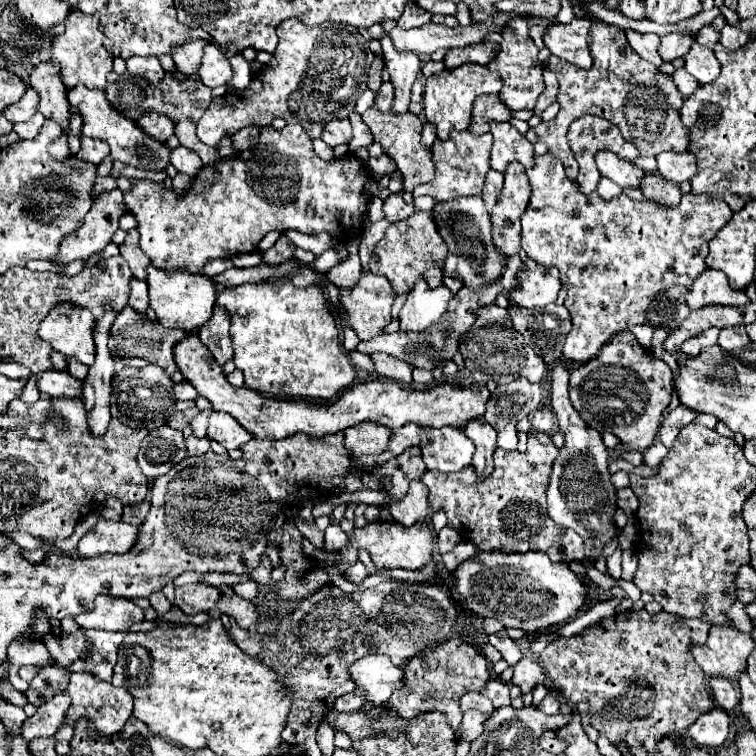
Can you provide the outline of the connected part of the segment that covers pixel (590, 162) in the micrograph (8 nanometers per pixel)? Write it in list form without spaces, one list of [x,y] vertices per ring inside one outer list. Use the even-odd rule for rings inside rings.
[[[584,116],[584,118],[574,120],[572,126],[570,126],[570,130],[568,130],[568,142],[570,142],[570,148],[572,148],[578,164],[580,164],[578,184],[580,184],[580,190],[582,190],[584,194],[594,192],[594,190],[596,190],[596,184],[598,184],[598,180],[600,180],[600,172],[598,172],[596,162],[594,162],[596,150],[606,148],[606,150],[612,150],[612,152],[616,152],[618,156],[630,158],[630,160],[634,160],[634,158],[640,154],[638,148],[636,148],[636,144],[624,140],[624,136],[620,134],[620,130],[618,130],[612,122],[608,122],[608,120],[604,120],[604,118],[598,118],[598,116]]]

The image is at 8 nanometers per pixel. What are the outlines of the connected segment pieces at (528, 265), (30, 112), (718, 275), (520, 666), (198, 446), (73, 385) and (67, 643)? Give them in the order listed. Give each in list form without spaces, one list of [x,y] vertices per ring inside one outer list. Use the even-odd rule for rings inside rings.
[[[526,258],[522,260],[522,270],[518,272],[518,290],[510,292],[510,302],[520,308],[542,308],[556,302],[560,288],[558,268],[548,268]]]
[[[28,88],[24,98],[18,100],[14,108],[8,108],[6,118],[10,122],[26,122],[36,114],[36,110],[38,110],[38,92],[34,92],[34,88]]]
[[[706,268],[698,276],[698,280],[694,280],[690,290],[686,292],[686,304],[694,310],[708,306],[708,304],[746,306],[746,304],[750,304],[750,298],[746,296],[746,292],[738,292],[738,290],[730,288],[724,272]]]
[[[524,658],[522,662],[518,662],[514,666],[514,678],[512,684],[516,684],[524,694],[532,692],[536,686],[546,686],[546,676],[542,672],[542,666],[532,660],[532,658]]]
[[[188,436],[186,438],[186,448],[188,448],[188,456],[202,456],[210,450],[210,440],[208,438]]]
[[[50,370],[36,374],[36,386],[40,392],[48,394],[50,398],[74,396],[78,394],[78,390],[82,390],[82,382],[64,370]]]
[[[76,630],[76,632],[50,632],[42,638],[44,646],[48,648],[52,660],[70,670],[70,672],[90,672],[94,674],[96,678],[100,680],[106,680],[110,682],[112,680],[112,668],[116,664],[116,654],[118,654],[118,648],[124,640],[124,634],[122,632],[104,632],[104,630]]]

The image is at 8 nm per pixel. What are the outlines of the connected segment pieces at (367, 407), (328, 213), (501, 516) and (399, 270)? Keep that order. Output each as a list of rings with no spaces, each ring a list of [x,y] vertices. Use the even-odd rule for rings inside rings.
[[[194,334],[186,336],[174,346],[174,358],[176,364],[180,366],[182,376],[198,390],[200,396],[204,396],[212,404],[212,410],[234,416],[248,432],[252,432],[252,436],[270,438],[270,440],[288,438],[296,432],[304,432],[310,436],[328,436],[344,428],[356,426],[364,420],[378,422],[386,428],[400,428],[408,422],[420,426],[432,426],[432,428],[440,428],[446,424],[464,426],[466,420],[484,414],[484,406],[490,398],[486,384],[470,384],[468,388],[464,388],[456,380],[446,380],[444,384],[438,384],[428,390],[412,390],[412,388],[402,388],[400,384],[390,380],[374,380],[374,382],[356,384],[352,390],[344,392],[342,398],[332,406],[320,406],[304,400],[296,402],[296,400],[268,398],[254,390],[250,392],[250,388],[246,386],[234,388],[226,380],[222,368],[212,358],[210,350]]]
[[[286,124],[280,132],[272,126],[262,126],[258,144],[254,148],[246,150],[246,154],[240,154],[236,158],[224,158],[210,166],[202,166],[202,170],[192,178],[192,186],[184,196],[174,194],[174,190],[158,190],[158,182],[152,180],[130,180],[132,188],[124,192],[124,202],[128,212],[134,214],[138,220],[140,246],[150,256],[156,268],[164,268],[166,272],[182,268],[186,272],[198,274],[202,272],[202,266],[212,258],[228,258],[228,254],[236,256],[254,252],[258,248],[258,242],[270,230],[298,230],[304,234],[328,232],[338,240],[348,240],[344,236],[350,236],[354,228],[360,234],[360,228],[364,230],[368,206],[364,190],[370,178],[372,176],[366,164],[362,160],[358,162],[354,154],[352,158],[344,156],[330,162],[318,158],[312,150],[310,136],[306,136],[306,130],[300,124]],[[286,158],[294,158],[296,162],[296,174],[300,178],[298,186],[286,186]]]
[[[528,432],[526,452],[508,452],[496,448],[494,472],[486,478],[478,478],[473,466],[458,472],[434,472],[426,470],[422,482],[430,490],[432,510],[444,510],[448,526],[454,528],[464,540],[470,540],[480,552],[530,552],[540,550],[548,554],[552,562],[576,562],[584,558],[584,540],[568,528],[554,524],[548,516],[546,488],[550,480],[550,468],[558,448],[550,434]]]
[[[416,212],[414,216],[410,216],[398,224],[392,224],[386,230],[384,238],[376,244],[376,248],[372,252],[370,272],[386,276],[390,280],[396,296],[410,294],[414,290],[418,276],[422,276],[426,280],[426,284],[430,284],[430,288],[436,288],[438,284],[442,284],[440,264],[444,262],[442,258],[446,256],[446,252],[448,252],[446,244],[438,236],[436,224],[432,220],[432,212]]]

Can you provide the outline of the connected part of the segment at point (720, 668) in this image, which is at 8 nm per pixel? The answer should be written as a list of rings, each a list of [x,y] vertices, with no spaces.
[[[712,626],[706,644],[690,650],[706,676],[734,678],[746,670],[746,658],[754,650],[754,640],[748,632]]]

